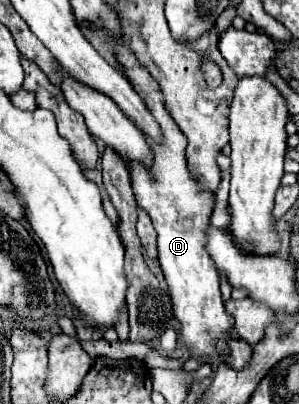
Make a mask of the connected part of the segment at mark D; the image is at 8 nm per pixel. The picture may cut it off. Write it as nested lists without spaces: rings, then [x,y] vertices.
[[[124,46],[114,56],[118,64],[124,68],[124,76],[140,94],[140,98],[144,100],[144,104],[148,106],[148,110],[152,112],[164,134],[162,142],[146,138],[154,156],[152,166],[144,166],[140,162],[128,162],[132,190],[136,194],[138,206],[148,212],[158,232],[158,260],[170,288],[174,316],[182,326],[180,334],[184,338],[184,344],[188,346],[188,350],[194,352],[194,356],[212,358],[212,354],[216,354],[218,348],[228,350],[226,338],[228,338],[228,328],[232,328],[232,316],[226,312],[220,296],[218,270],[216,264],[212,264],[212,258],[206,250],[206,230],[214,210],[214,198],[206,188],[202,188],[196,182],[196,178],[188,170],[184,154],[188,140],[168,114],[158,82],[150,78],[148,70],[136,60],[130,48]]]

